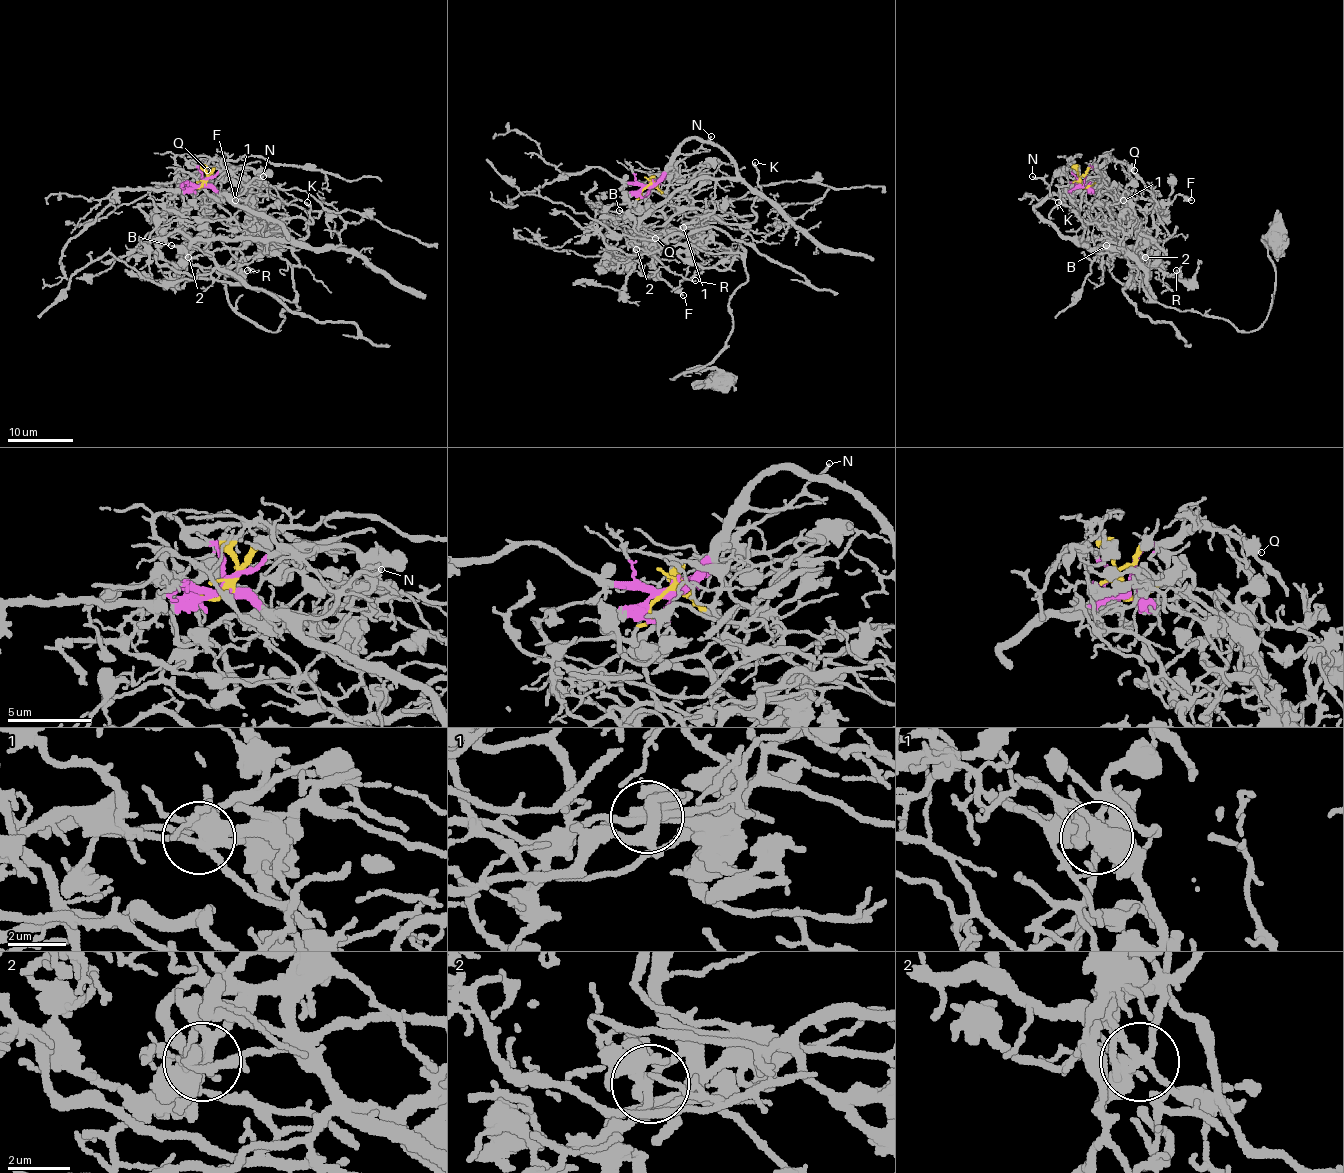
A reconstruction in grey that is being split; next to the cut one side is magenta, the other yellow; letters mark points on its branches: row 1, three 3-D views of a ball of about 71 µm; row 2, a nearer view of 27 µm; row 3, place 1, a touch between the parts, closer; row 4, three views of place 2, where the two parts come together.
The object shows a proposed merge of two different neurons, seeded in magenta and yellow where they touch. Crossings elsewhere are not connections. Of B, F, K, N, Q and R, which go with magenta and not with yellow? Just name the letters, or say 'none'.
B, N, Q, R

